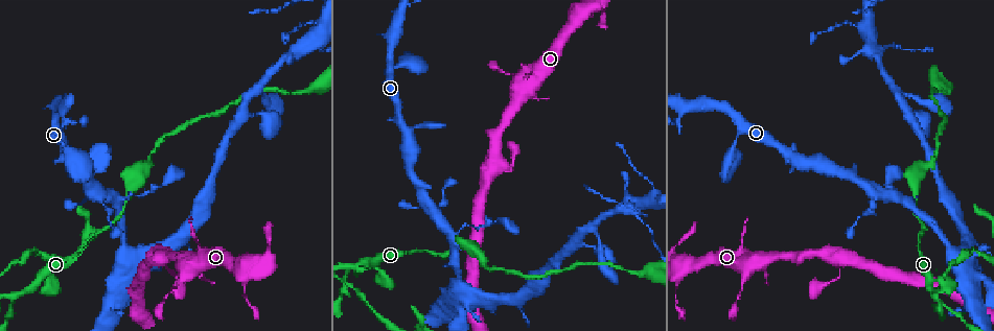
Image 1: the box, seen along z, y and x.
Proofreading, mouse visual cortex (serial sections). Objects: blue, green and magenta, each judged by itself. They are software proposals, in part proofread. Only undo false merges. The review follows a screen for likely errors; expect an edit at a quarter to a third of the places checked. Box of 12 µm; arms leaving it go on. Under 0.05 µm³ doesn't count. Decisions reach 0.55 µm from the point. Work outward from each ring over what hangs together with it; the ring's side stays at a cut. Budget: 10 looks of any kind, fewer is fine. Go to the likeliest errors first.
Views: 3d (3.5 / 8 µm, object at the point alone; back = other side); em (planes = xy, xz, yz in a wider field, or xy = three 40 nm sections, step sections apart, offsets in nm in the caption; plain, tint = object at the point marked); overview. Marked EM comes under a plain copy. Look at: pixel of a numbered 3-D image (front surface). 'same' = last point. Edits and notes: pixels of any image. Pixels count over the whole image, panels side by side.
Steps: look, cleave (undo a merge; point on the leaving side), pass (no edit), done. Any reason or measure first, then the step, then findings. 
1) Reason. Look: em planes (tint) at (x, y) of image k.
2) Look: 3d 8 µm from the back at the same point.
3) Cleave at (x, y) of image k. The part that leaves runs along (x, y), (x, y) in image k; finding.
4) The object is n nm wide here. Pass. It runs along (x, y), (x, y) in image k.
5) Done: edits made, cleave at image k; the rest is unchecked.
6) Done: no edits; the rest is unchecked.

Three arms meet. Look: 3d 8 µm at (351, 267) of image 1.

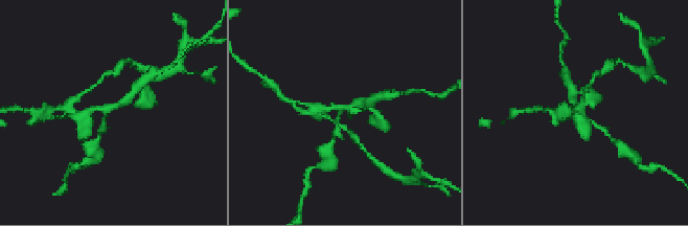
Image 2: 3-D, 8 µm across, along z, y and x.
Zoom in. Look: 3d 3.5 µm at (342, 109) of image 2.

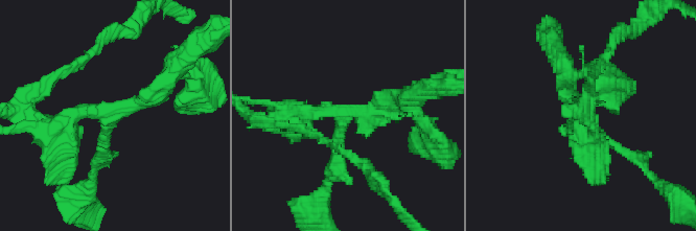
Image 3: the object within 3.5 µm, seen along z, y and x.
3 arms meet here; the arms are 150, 200, 250 nm wide; shape alone is not enough. Look: em planes (tint) at (348, 116) of image 3.

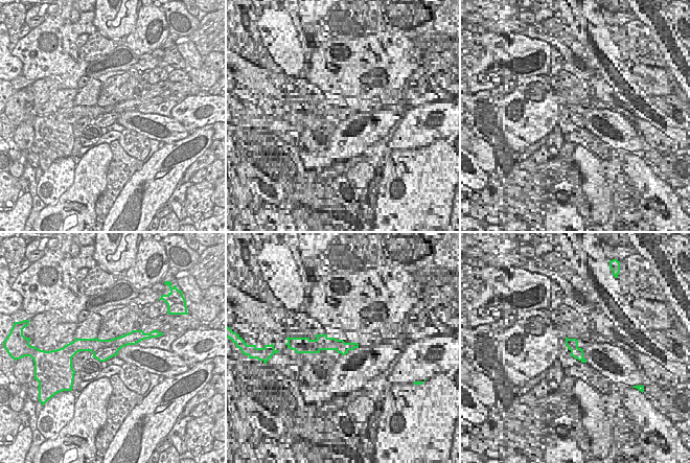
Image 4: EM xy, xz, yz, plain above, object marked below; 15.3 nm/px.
Cleave at (296, 112) of image 3. A border runs along (136, 342), (121, 343), (91, 351) in image 4; a second cell is stuck on.

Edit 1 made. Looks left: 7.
Thin arm on a thick one. Look: 3d 3.5 µm at (117, 197) of image 1.

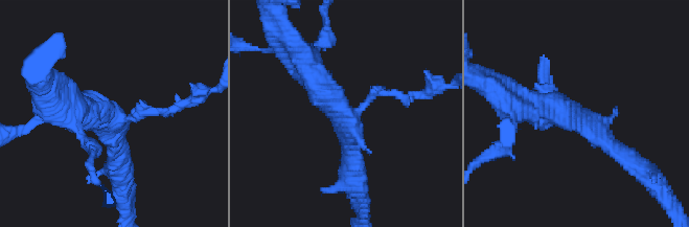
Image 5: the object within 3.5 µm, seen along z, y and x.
Pass. It runs along (530, 108), (587, 121), (635, 163) in image 5; continuous, no second cell.

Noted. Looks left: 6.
Sharp bend. Look: 3d 3.5 µm at (175, 278) of image 1.

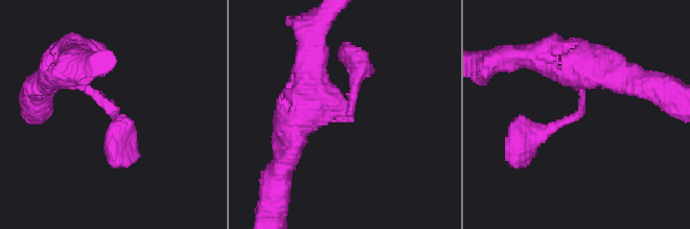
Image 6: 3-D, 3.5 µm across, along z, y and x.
The arms are 150, 300 nm wide; need the tissue. Look: em planes (tint) at (351, 105) of image 6.

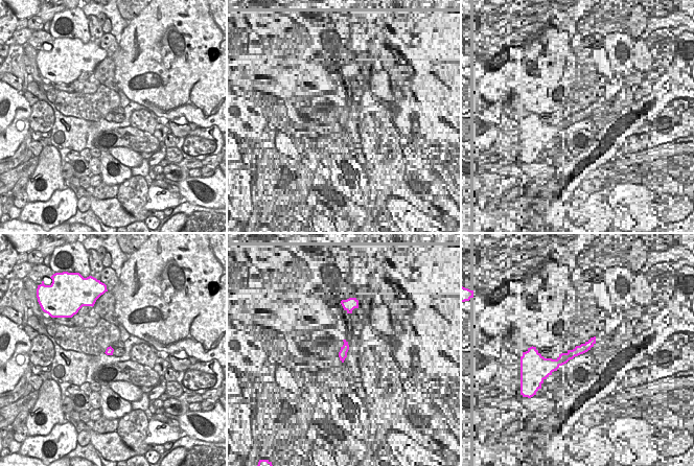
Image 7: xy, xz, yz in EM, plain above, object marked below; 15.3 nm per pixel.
Pass. It runs along (579, 69), (579, 114), (514, 159) in image 6; one cell here.

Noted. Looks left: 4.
Two arms in line, one across. Look: 3d 3.5 µm at (301, 53) of image 1.

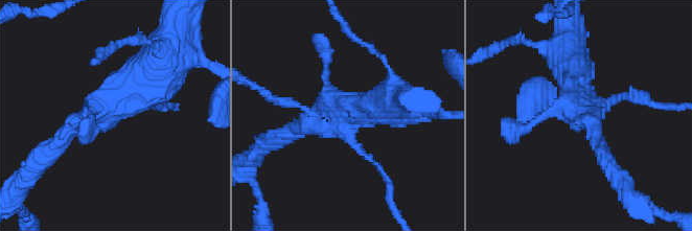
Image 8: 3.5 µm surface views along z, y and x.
Now the EM. Look: em xy step 5 (tint) at (343, 114) of image 8.

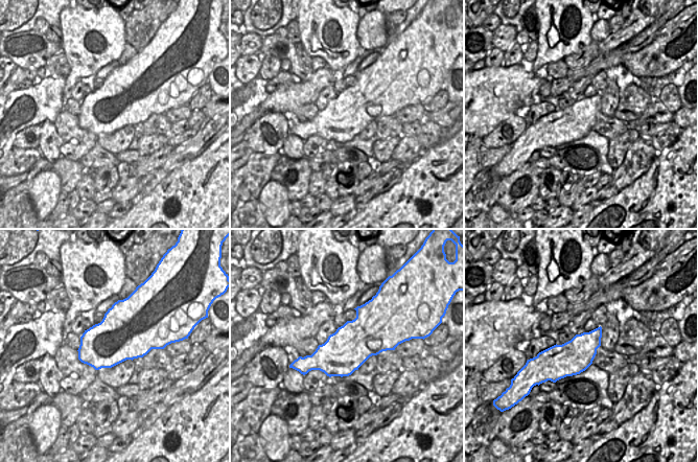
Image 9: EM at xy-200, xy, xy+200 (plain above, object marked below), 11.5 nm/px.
Pass. Continuous, no second cell.

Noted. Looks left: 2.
Done: edits made, cleave at image 3; the rest is unchecked.

